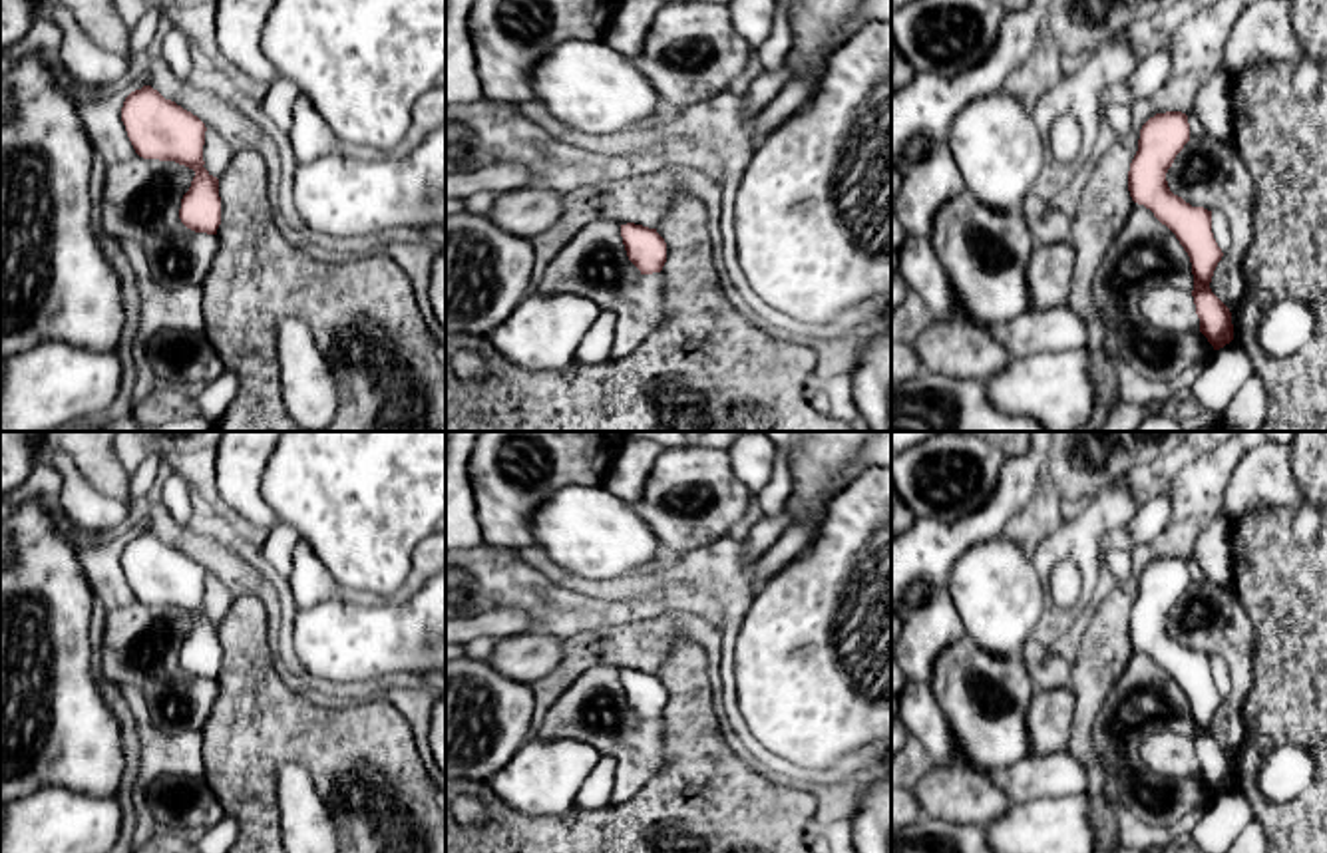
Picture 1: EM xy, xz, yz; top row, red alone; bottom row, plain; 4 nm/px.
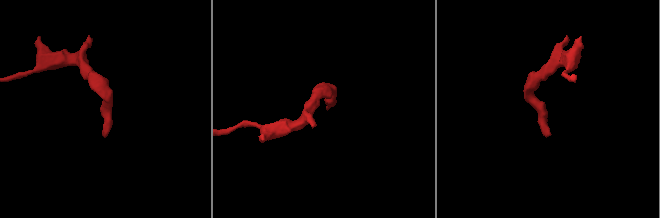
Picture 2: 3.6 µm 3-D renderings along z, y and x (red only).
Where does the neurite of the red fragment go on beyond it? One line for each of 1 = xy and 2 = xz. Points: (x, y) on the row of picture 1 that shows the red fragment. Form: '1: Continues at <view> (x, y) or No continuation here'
1: No continuation here
2: No continuation here

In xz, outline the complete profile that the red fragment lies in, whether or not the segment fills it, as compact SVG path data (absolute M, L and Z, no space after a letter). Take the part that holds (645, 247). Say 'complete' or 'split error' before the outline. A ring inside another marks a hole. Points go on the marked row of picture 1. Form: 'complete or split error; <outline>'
complete; M621 225L621 237L629 260L641 270L641 274L661 272L666 262L666 243L657 233L643 225Z

